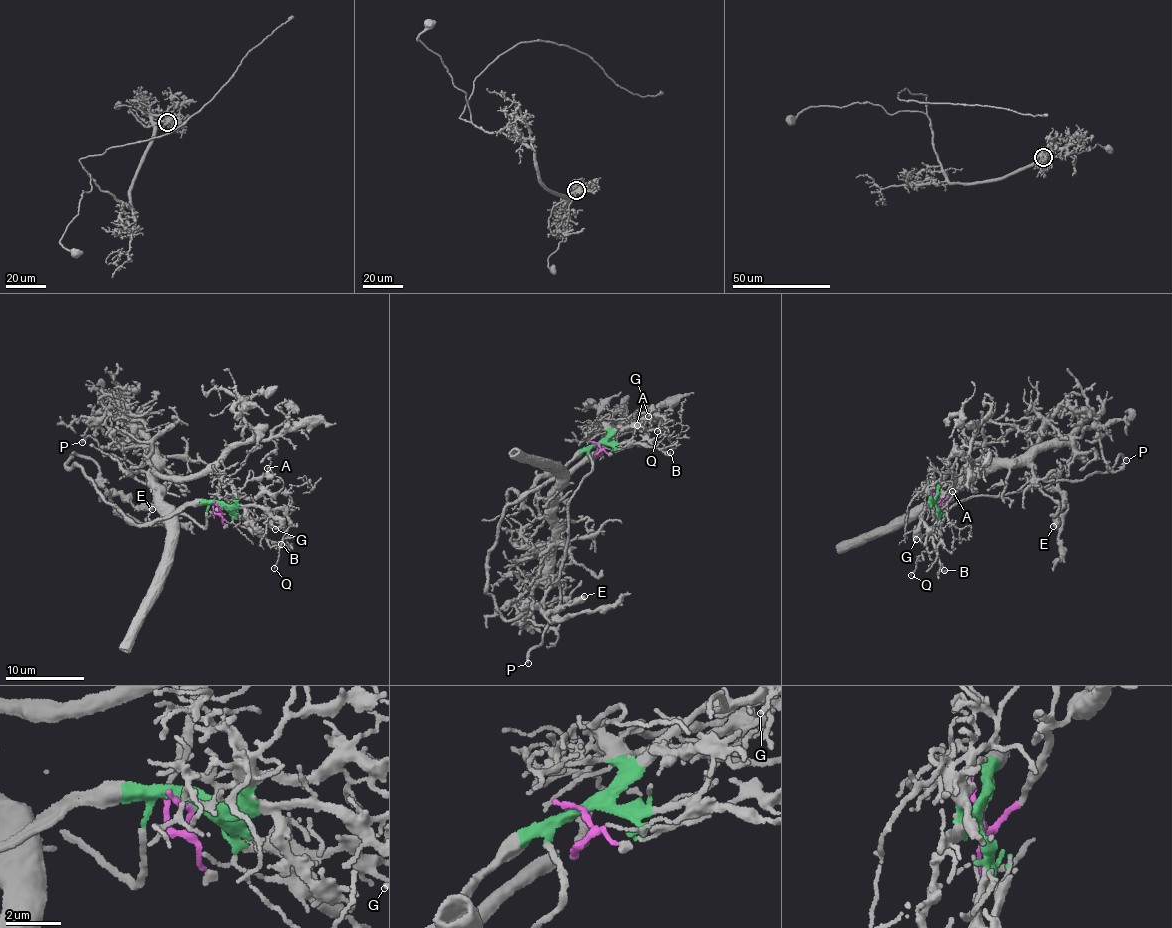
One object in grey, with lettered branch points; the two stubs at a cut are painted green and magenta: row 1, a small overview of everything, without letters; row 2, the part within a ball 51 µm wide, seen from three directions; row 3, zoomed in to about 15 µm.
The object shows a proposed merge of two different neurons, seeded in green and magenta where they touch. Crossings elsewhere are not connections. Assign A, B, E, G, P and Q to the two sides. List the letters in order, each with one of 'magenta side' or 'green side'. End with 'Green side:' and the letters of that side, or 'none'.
A: green side
B: green side
E: green side
G: green side
P: green side
Q: green side
Green side: A, B, E, G, P, Q

